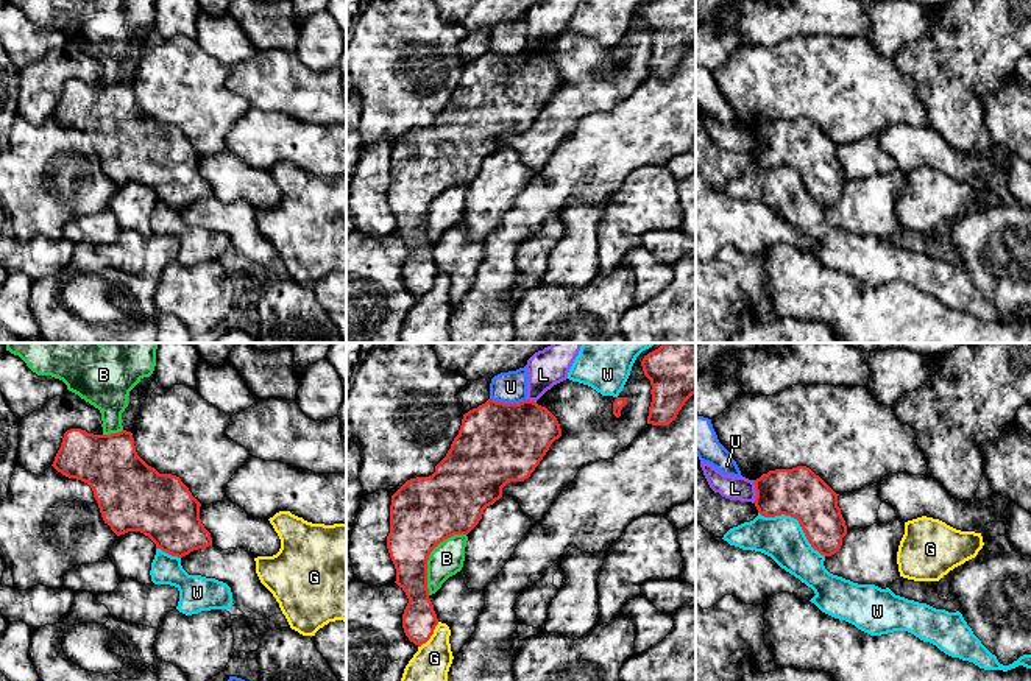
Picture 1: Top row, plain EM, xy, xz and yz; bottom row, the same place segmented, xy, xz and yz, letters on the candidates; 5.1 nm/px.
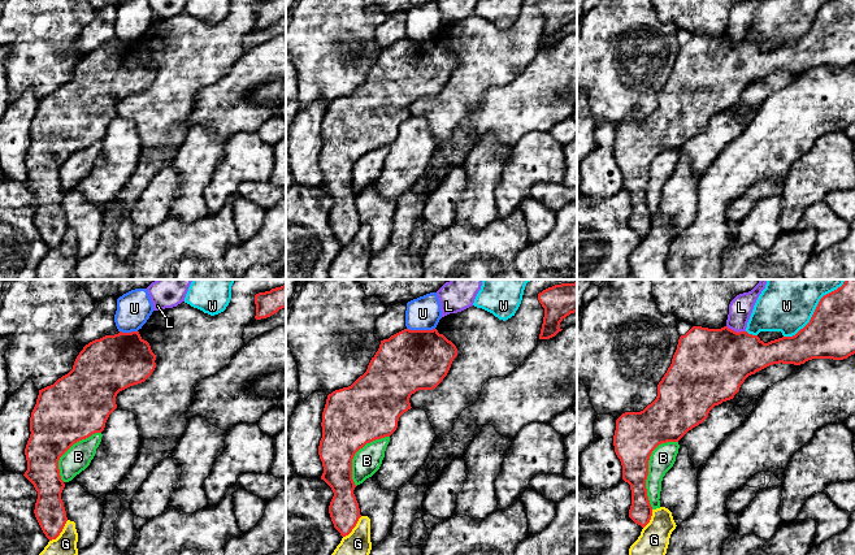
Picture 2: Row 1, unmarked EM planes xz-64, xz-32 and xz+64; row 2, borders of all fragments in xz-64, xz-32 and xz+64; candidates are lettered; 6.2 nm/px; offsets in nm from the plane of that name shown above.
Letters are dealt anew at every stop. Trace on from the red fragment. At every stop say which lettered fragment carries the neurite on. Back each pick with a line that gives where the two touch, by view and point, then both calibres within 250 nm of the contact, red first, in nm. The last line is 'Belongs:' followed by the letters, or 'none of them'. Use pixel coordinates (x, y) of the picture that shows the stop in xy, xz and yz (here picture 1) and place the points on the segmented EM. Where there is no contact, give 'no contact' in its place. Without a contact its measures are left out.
Belongs: none of them

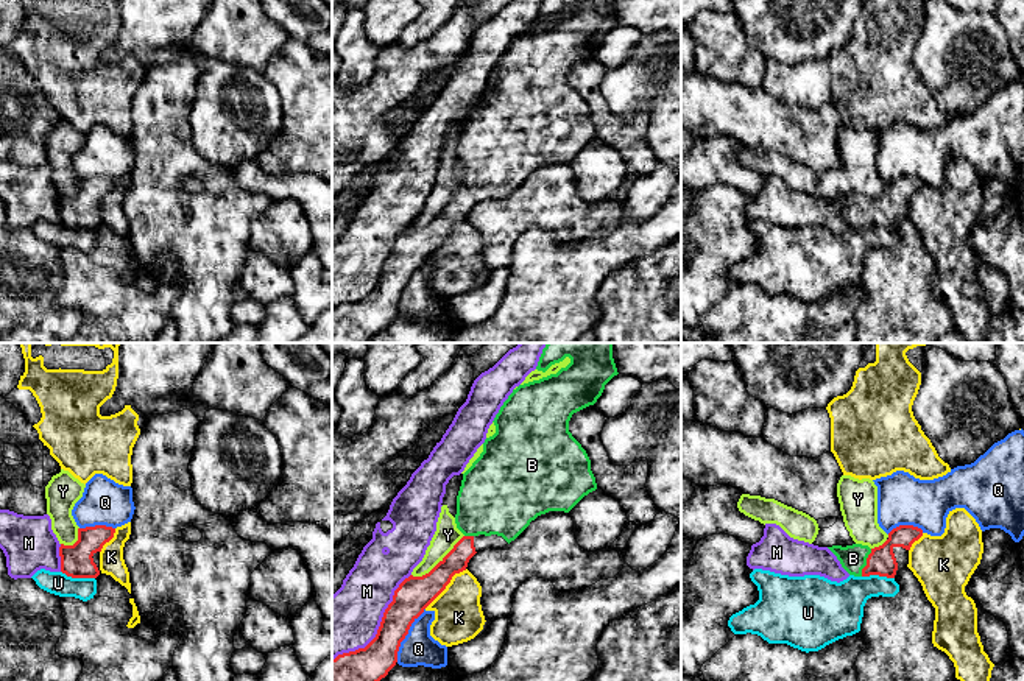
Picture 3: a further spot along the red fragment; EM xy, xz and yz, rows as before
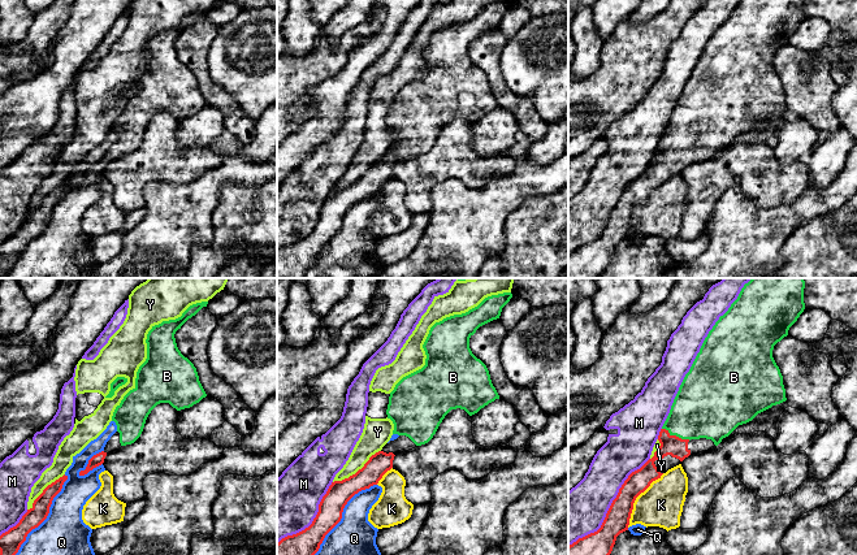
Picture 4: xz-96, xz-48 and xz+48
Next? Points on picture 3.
B: meets red in yz at (867, 563); 150 nm thick on the red side, 140 nm on the other
Belongs: B

